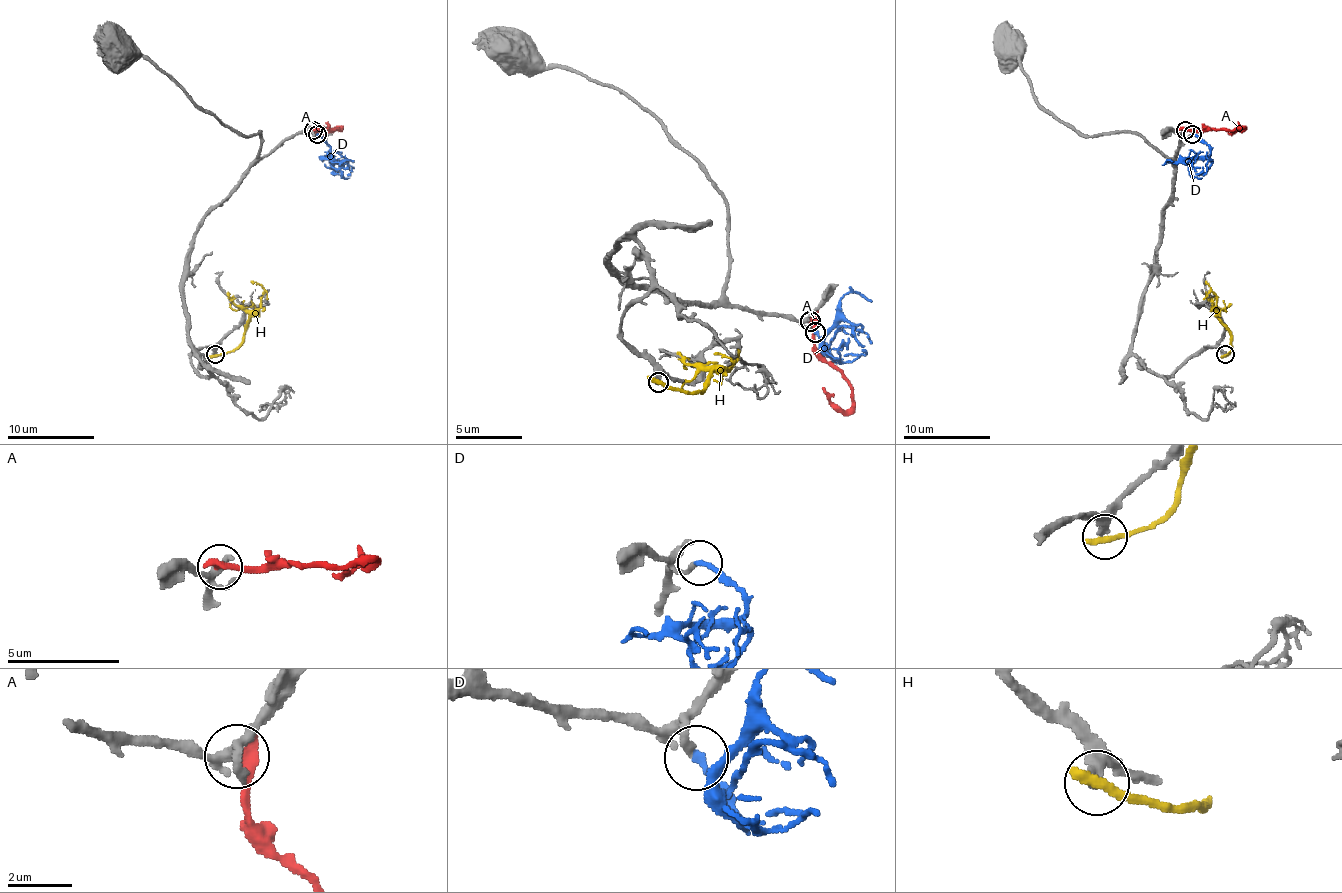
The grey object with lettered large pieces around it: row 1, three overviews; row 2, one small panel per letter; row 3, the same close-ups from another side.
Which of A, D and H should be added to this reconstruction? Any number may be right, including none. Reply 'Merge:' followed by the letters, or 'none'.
Merge: D

